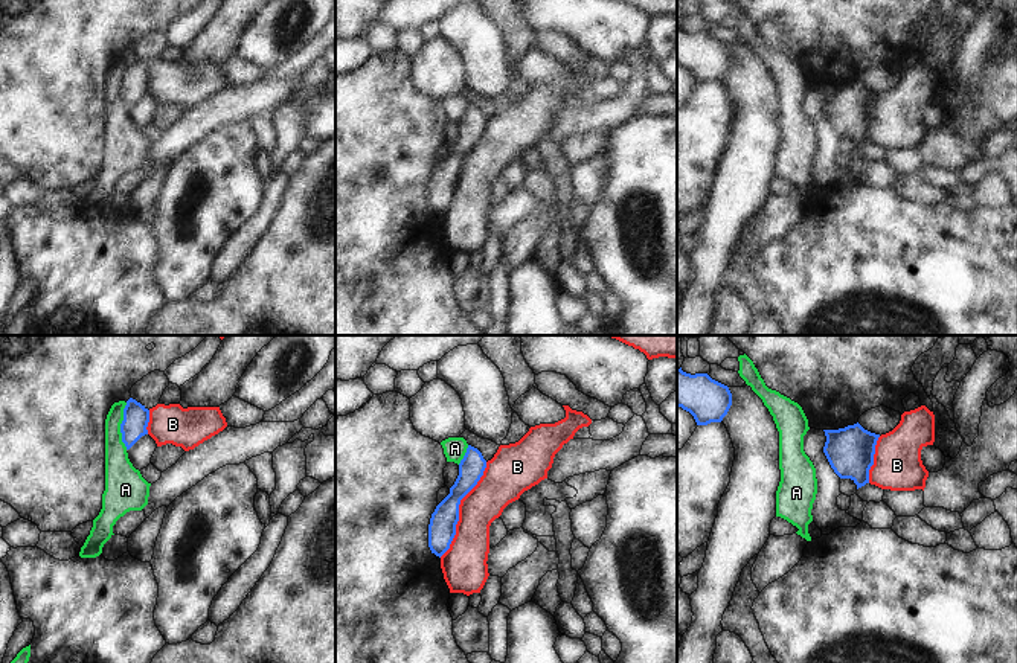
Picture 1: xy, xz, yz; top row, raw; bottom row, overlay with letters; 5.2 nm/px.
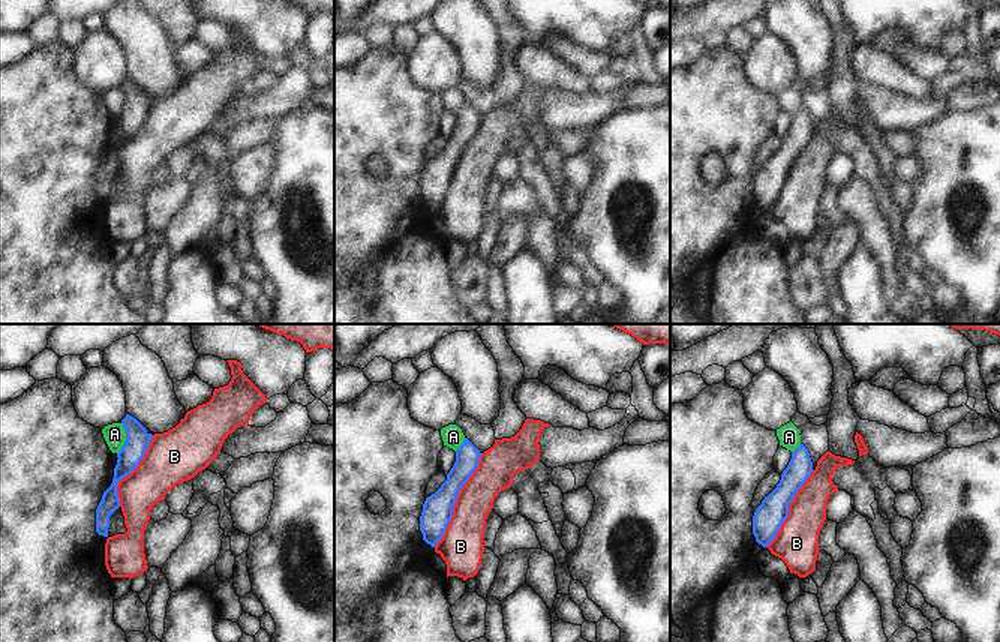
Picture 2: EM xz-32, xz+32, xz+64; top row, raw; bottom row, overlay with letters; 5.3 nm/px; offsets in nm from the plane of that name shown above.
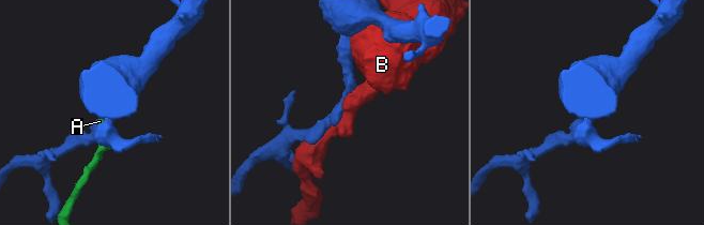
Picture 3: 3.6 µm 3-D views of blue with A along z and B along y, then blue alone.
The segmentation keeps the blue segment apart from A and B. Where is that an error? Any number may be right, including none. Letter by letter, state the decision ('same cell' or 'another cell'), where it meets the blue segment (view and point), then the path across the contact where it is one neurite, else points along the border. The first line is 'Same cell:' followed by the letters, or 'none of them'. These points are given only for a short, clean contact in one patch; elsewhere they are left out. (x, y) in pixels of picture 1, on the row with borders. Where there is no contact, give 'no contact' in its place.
Same cell: none of them
A: another cell; contact xy (121, 425)
B: another cell; contact xz (458, 509)

